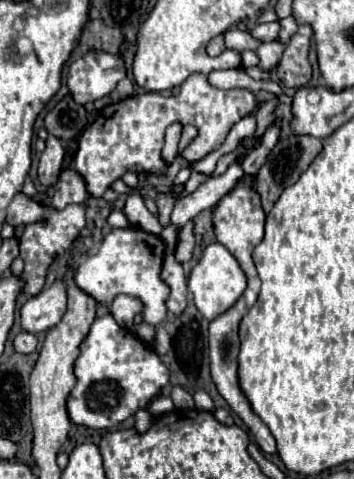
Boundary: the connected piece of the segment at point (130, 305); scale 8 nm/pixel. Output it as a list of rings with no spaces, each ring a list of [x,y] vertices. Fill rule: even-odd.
[[[119,295],[119,297],[113,301],[113,305],[111,305],[111,315],[115,317],[115,321],[117,321],[121,327],[131,329],[133,317],[135,317],[137,313],[141,313],[141,309],[143,309],[143,305],[141,305],[139,299],[127,297],[127,295]]]

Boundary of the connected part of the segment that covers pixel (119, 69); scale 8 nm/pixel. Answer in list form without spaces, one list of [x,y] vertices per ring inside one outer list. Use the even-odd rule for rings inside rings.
[[[89,51],[69,67],[67,87],[79,105],[97,101],[109,95],[121,79],[125,79],[127,67],[121,55],[105,51]]]

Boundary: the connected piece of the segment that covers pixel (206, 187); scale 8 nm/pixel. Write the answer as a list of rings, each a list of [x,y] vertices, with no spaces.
[[[233,163],[223,175],[219,177],[209,177],[207,181],[203,181],[193,193],[189,193],[187,197],[179,199],[175,203],[175,209],[171,213],[171,225],[163,229],[161,239],[167,245],[167,253],[171,253],[175,249],[175,239],[177,239],[177,227],[183,227],[189,219],[197,217],[201,211],[211,209],[217,205],[217,201],[227,195],[235,183],[243,177],[243,169],[241,163]]]

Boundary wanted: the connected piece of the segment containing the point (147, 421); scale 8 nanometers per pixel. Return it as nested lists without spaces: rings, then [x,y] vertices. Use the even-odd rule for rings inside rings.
[[[139,409],[137,413],[135,413],[135,431],[139,431],[139,435],[143,433],[143,431],[147,431],[155,418],[147,411],[147,409]]]

